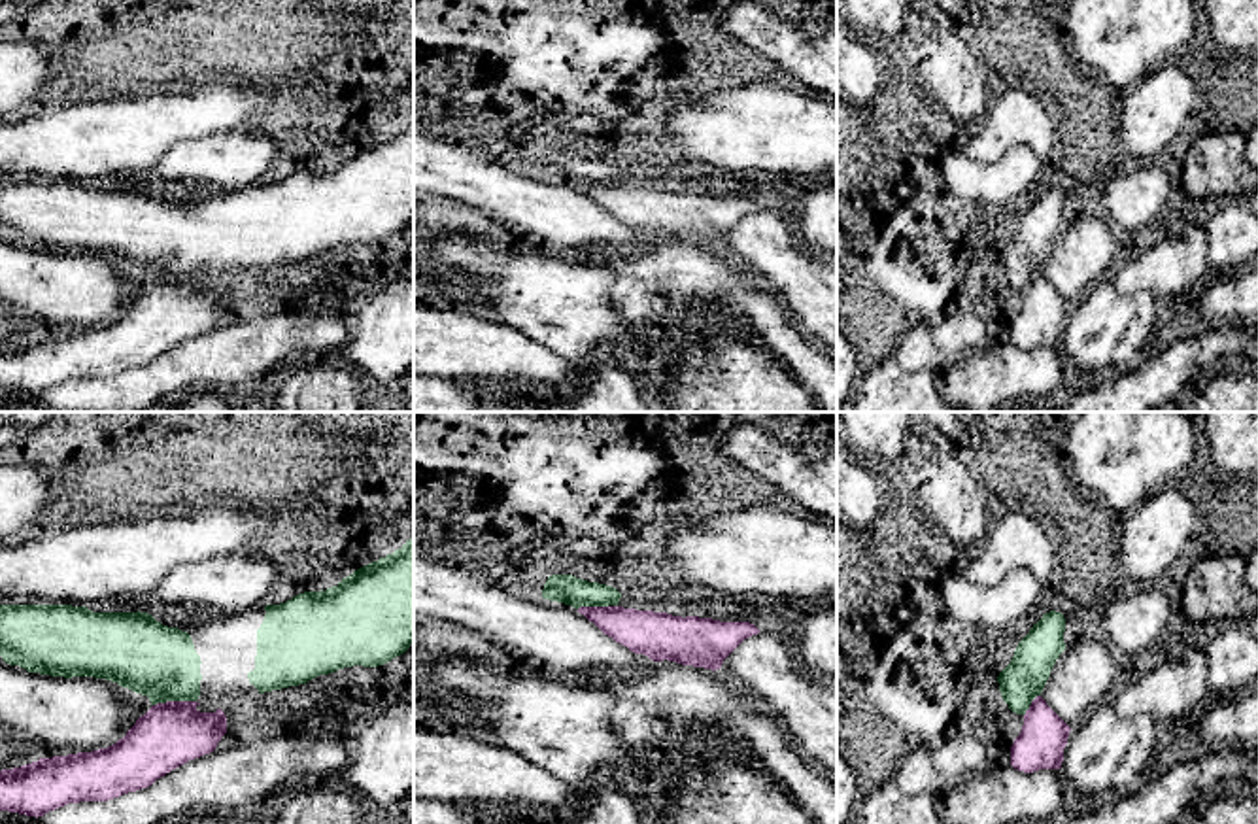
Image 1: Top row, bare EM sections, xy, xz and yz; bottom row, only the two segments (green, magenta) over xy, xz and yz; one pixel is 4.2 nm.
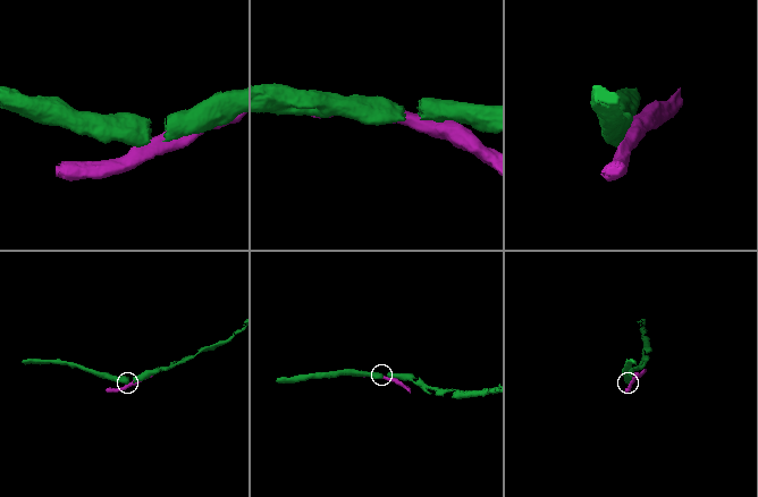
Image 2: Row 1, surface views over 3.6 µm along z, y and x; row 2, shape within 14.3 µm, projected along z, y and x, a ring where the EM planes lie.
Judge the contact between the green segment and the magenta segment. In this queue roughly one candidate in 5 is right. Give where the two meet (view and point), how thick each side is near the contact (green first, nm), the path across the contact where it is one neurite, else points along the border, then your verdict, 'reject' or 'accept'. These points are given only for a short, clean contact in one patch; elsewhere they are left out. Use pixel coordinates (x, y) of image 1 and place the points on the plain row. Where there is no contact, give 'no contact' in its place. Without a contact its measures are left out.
meets green in xy at (174, 276); 320 nm thick on the green side, 280 nm on the other; reject

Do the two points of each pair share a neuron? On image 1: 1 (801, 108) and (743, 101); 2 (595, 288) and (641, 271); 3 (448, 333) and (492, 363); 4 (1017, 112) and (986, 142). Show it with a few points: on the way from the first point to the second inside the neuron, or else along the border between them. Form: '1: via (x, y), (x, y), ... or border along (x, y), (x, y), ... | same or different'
1: via (786, 108), (758, 108) | same
2: border along (582, 259), (612, 273), (609, 301), (629, 324) | different
3: via (459, 344), (480, 352) | same
4: via (1009, 120), (994, 135) | same

